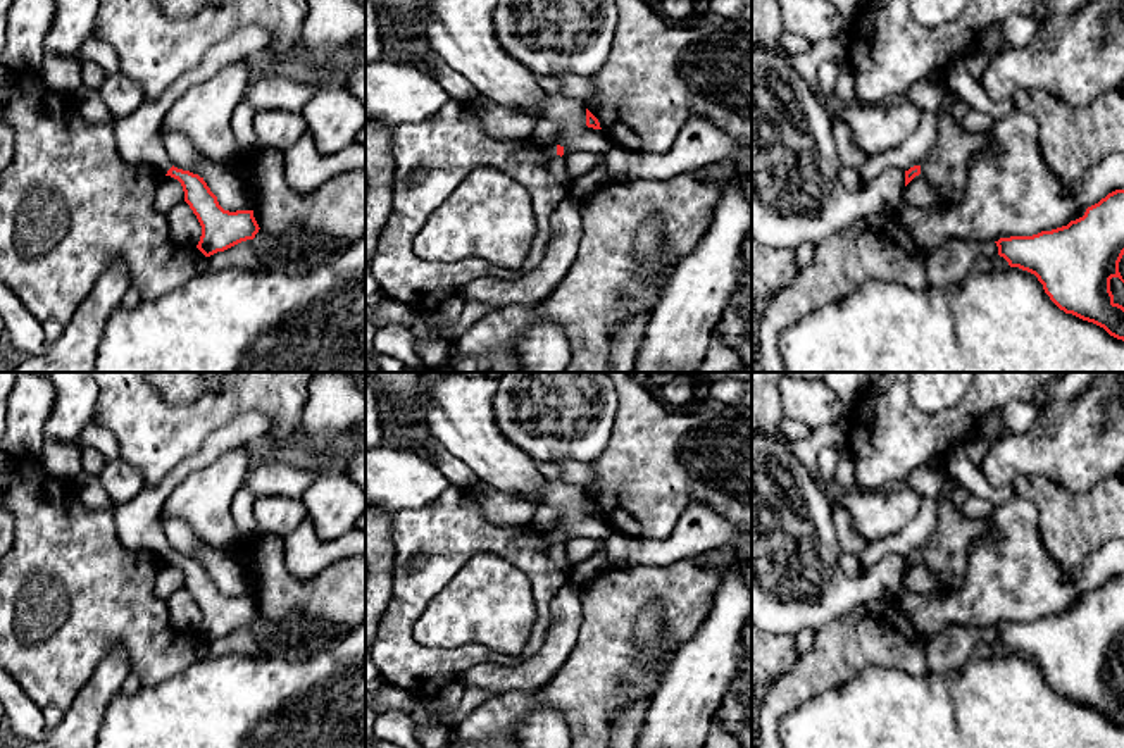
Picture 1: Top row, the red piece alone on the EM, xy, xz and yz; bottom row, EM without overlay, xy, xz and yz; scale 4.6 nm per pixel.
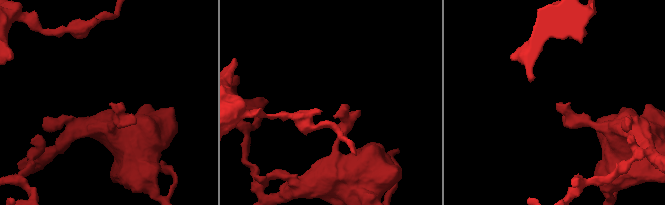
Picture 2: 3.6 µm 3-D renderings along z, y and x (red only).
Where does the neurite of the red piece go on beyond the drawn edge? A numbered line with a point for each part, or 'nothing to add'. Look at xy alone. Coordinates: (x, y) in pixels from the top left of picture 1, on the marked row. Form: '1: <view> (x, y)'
1: xy (137, 135)

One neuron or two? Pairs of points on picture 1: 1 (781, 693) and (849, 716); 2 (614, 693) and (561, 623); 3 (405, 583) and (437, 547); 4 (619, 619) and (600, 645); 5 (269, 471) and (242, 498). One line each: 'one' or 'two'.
1: two
2: two
3: one
4: one
5: two

